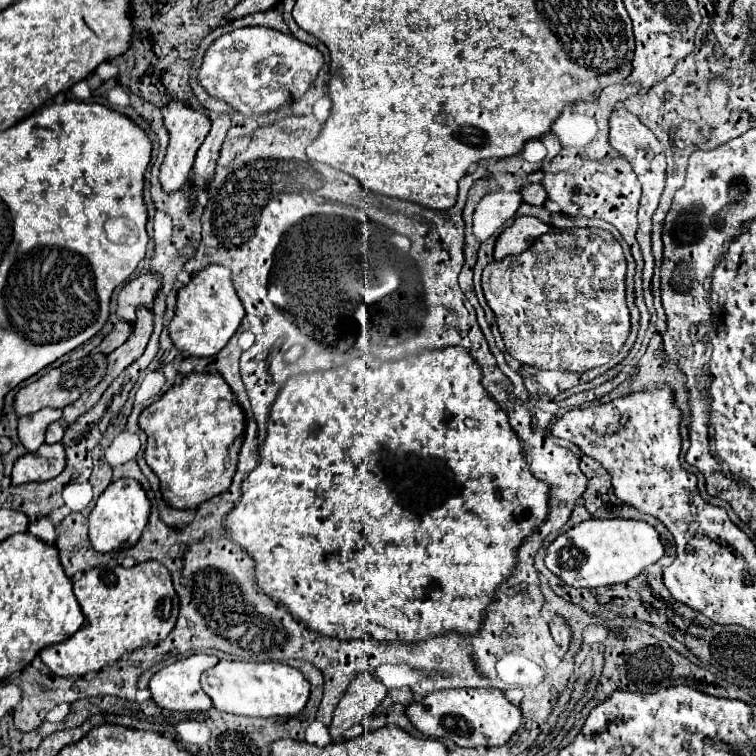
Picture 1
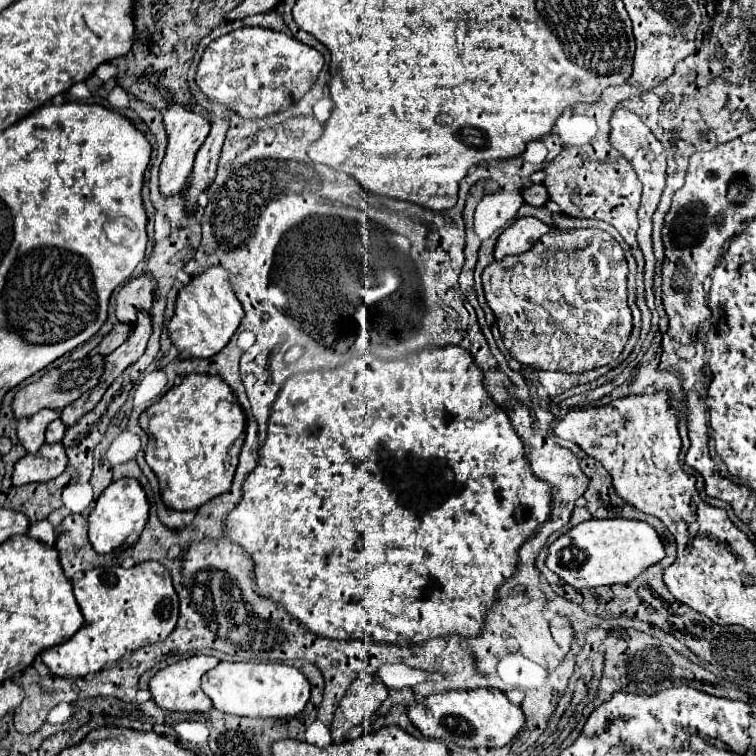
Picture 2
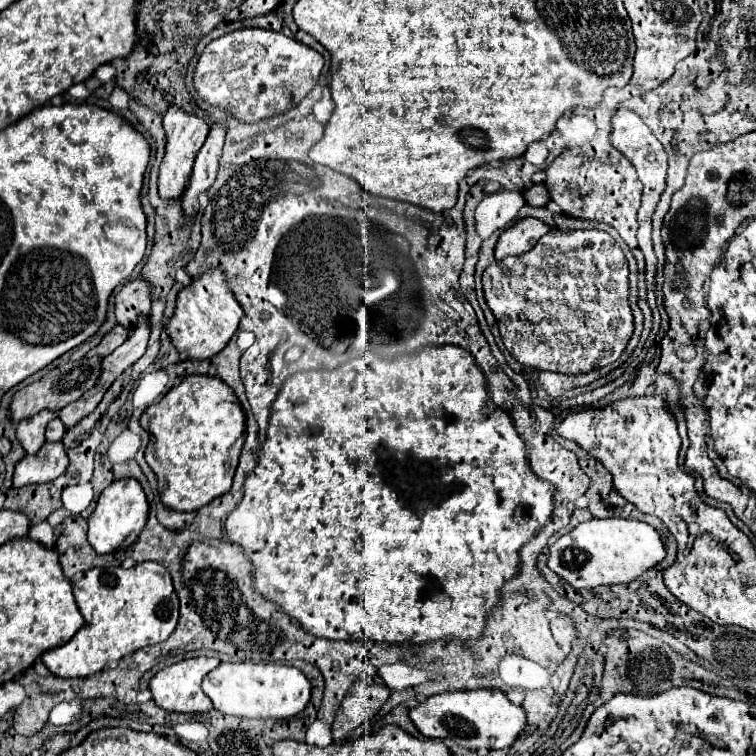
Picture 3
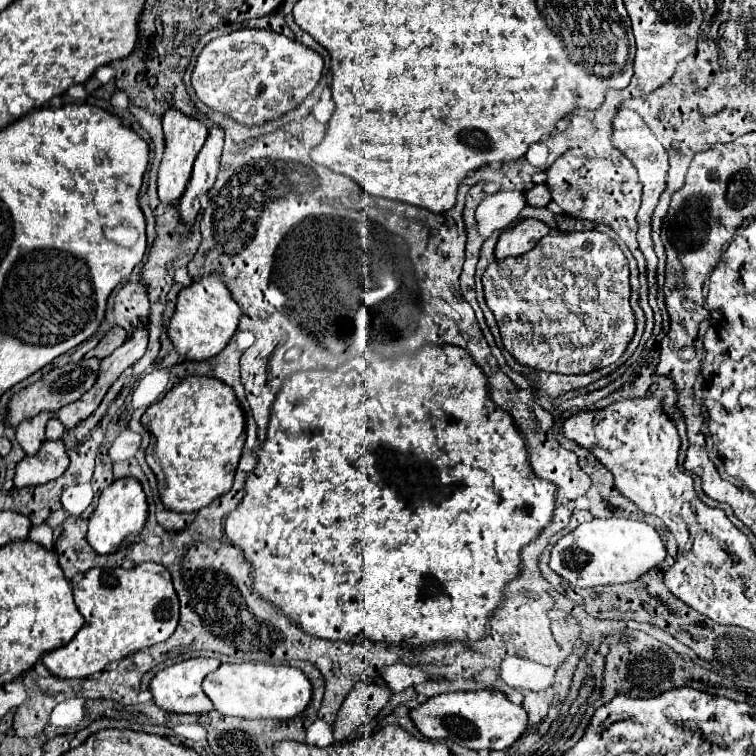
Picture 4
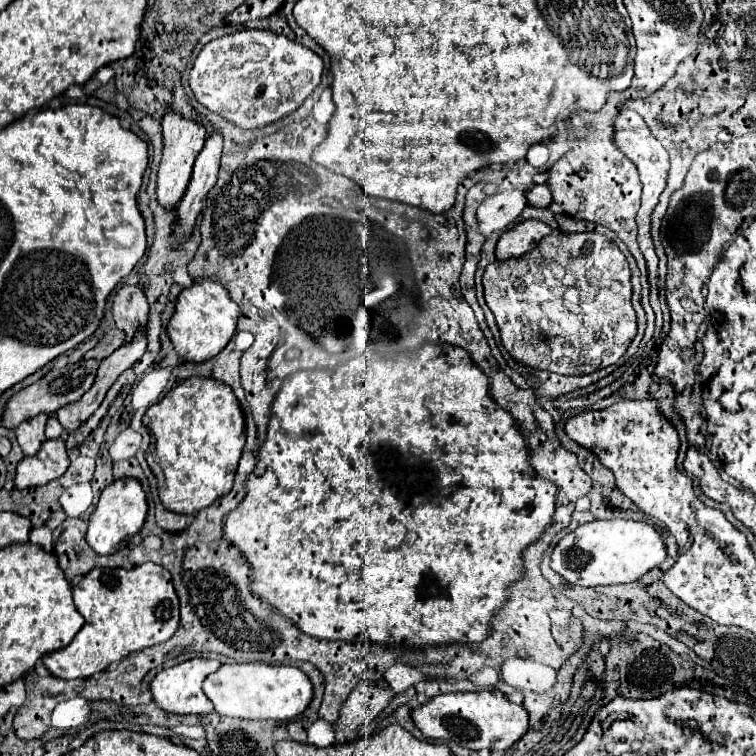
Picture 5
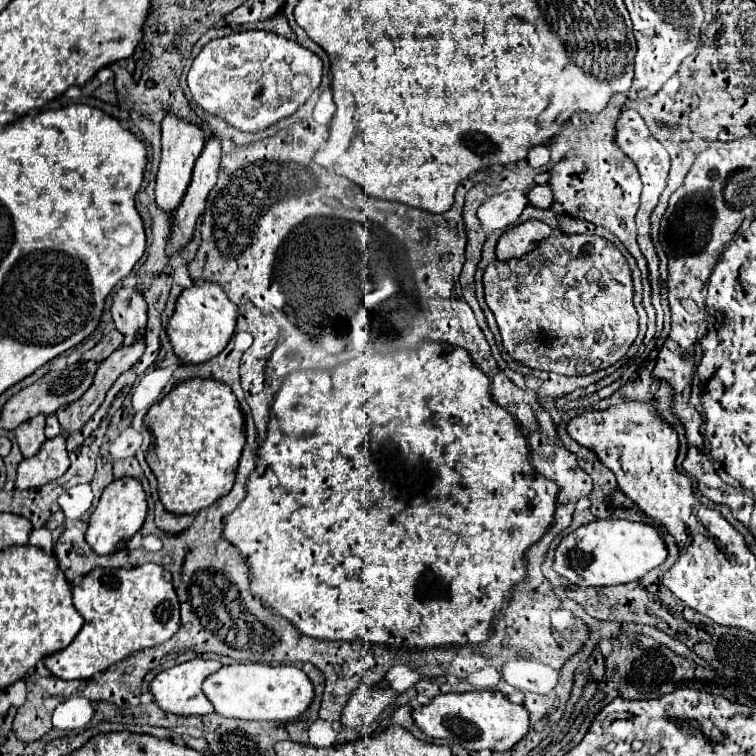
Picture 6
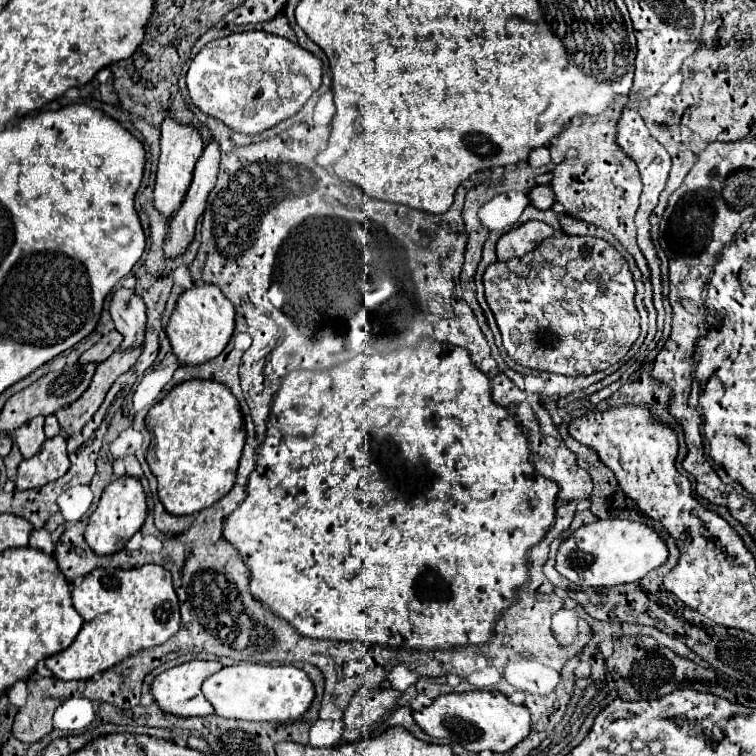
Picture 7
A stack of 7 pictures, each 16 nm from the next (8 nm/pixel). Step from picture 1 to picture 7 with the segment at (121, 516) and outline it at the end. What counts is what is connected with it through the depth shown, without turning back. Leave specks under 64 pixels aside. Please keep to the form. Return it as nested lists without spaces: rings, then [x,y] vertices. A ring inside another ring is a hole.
[[[122,476],[104,488],[98,508],[88,518],[84,538],[96,554],[100,554],[100,556],[116,554],[140,530],[140,526],[144,524],[144,518],[146,518],[146,496],[144,496],[142,484],[136,478]]]

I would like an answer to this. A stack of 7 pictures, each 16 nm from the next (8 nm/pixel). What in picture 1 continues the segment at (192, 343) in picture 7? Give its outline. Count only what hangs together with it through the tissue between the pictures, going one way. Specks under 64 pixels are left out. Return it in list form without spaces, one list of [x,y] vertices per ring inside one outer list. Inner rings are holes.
[[[220,264],[208,266],[200,274],[192,276],[192,280],[178,290],[176,314],[168,324],[168,332],[174,346],[184,358],[208,358],[218,354],[228,344],[232,334],[238,330],[244,314],[244,306],[232,288],[228,268]]]

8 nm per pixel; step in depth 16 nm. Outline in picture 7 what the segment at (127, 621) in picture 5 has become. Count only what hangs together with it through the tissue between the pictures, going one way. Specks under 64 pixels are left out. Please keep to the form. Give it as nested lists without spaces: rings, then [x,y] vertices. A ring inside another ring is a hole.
[[[146,564],[132,570],[96,568],[80,586],[74,586],[72,604],[84,618],[84,626],[68,650],[46,658],[46,668],[60,680],[90,680],[138,650],[166,642],[180,628],[172,574],[158,564]]]

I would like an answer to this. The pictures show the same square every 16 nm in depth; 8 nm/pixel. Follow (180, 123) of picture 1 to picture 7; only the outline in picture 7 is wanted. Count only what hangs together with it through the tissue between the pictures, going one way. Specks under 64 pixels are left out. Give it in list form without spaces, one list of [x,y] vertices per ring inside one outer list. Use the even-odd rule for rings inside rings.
[[[168,118],[162,122],[162,136],[160,136],[160,158],[158,158],[158,172],[156,172],[156,184],[154,184],[154,208],[160,216],[164,216],[166,220],[170,220],[178,208],[182,206],[188,186],[192,184],[192,176],[194,176],[194,166],[200,158],[200,152],[204,150],[202,138],[200,134],[190,128],[190,126],[182,126],[176,120]]]

